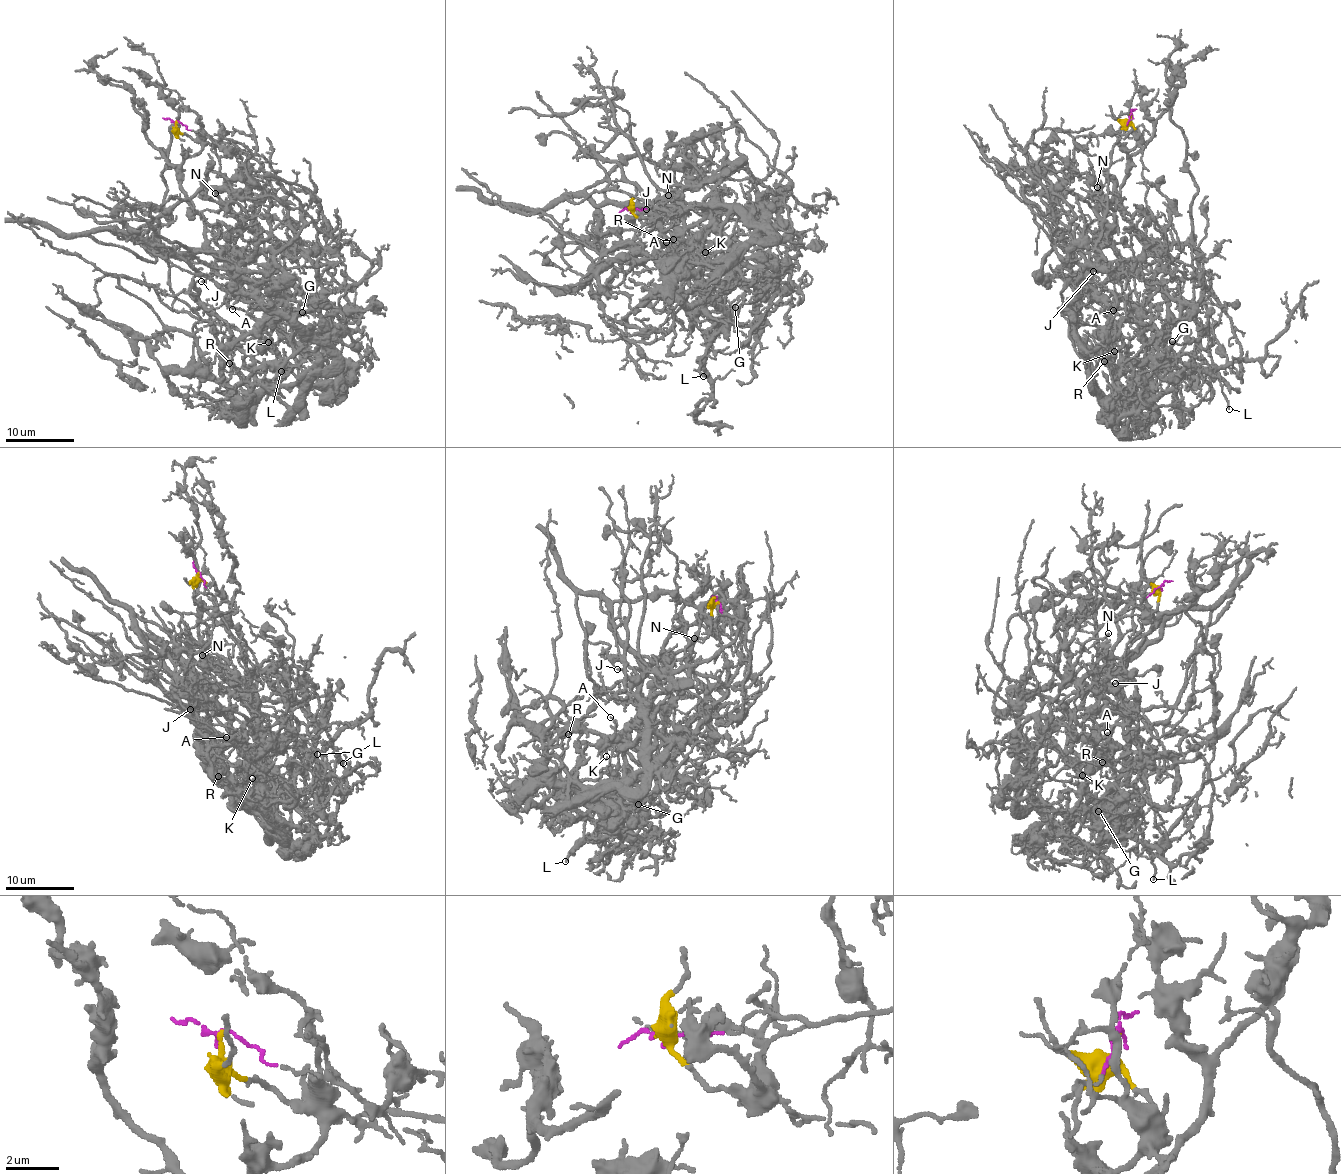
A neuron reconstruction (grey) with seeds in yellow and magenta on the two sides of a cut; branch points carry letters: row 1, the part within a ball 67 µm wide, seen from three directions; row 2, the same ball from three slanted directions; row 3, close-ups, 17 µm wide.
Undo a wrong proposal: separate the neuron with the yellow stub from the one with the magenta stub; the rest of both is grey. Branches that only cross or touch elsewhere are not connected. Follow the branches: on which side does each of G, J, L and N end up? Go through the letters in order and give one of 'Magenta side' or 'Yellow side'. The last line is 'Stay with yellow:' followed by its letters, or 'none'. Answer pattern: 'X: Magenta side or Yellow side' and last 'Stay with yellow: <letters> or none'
G: Yellow side
J: Yellow side
L: Magenta side
N: Yellow side
Stay with yellow: G, J, N

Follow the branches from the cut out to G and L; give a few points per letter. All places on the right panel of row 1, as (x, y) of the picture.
G: (1131, 115), (1140, 134), (1126, 152), (1111, 242), (1176, 299), (1190, 332), (1181, 344), (1171, 342)
L: (1131, 115), (1077, 281), (1075, 339), (1106, 395), (1137, 379), (1162, 392), (1209, 370), (1228, 409)

